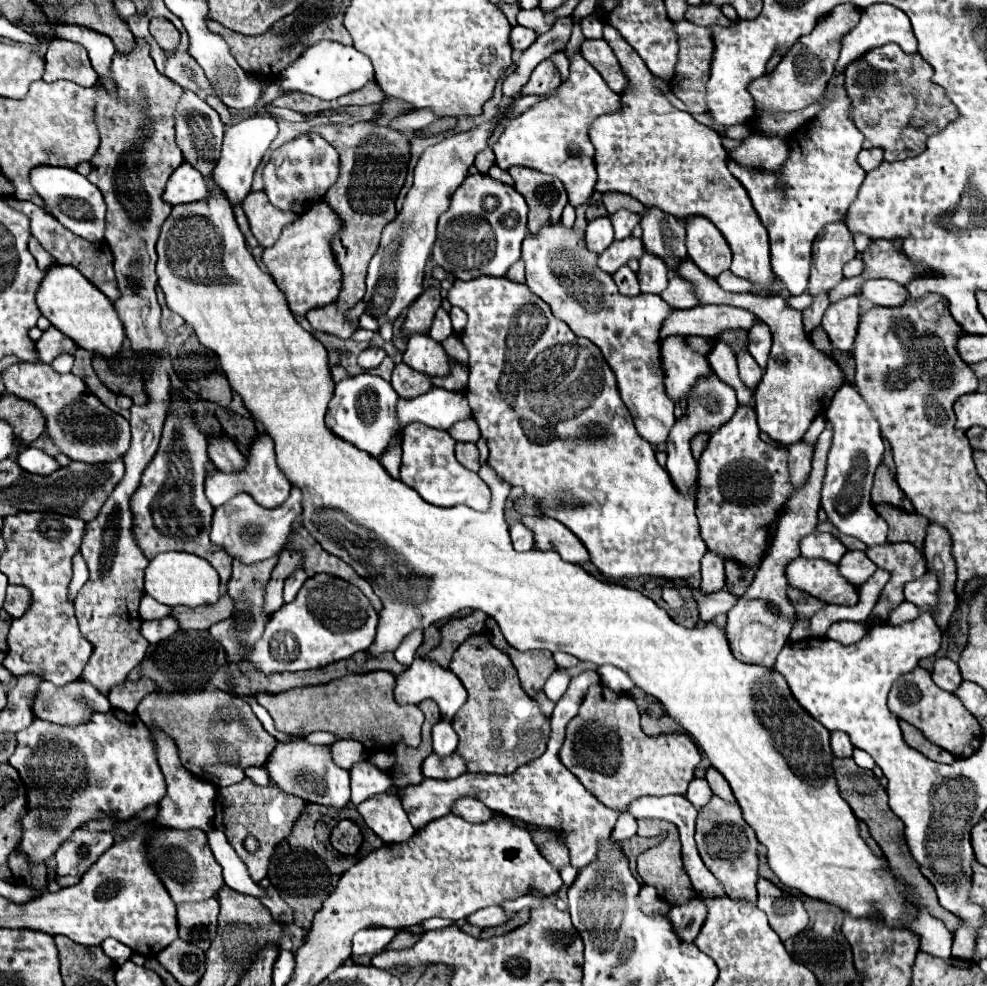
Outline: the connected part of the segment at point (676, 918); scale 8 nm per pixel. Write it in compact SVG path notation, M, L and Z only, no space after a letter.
M693 898L687 904L681 906L673 906L669 910L669 922L673 926L673 932L677 932L677 938L681 942L693 942L703 920L705 920L705 912L707 906L703 900Z

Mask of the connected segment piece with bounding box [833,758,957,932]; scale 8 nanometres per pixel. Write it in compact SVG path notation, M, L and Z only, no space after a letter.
M835 758L833 760L833 770L835 770L835 778L837 778L837 786L841 790L841 796L847 800L853 814L861 822L867 824L871 838L879 844L879 848L883 848L883 854L885 854L885 858L889 858L889 866L893 868L893 872L897 872L897 876L901 876L901 880L905 880L905 884L913 886L913 890L917 892L917 900L921 900L921 904L925 904L925 908L929 908L929 912L933 912L933 916L943 920L945 926L953 932L953 928L957 928L957 920L955 920L955 916L951 912L945 912L945 908L941 908L937 904L937 896L933 896L933 886L929 882L925 882L925 876L921 876L921 872L917 870L917 862L909 856L909 848L907 848L905 838L903 838L903 824L891 812L891 808L887 804L887 792L879 784L875 774L871 770L859 768L853 762L853 758L847 758L847 760Z

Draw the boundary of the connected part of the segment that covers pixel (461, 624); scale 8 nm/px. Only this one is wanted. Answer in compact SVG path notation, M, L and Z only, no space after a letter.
M473 610L469 616L465 618L451 618L443 628L441 628L441 644L431 650L429 654L425 654L425 660L437 662L443 668L449 668L449 660L451 654L463 644L463 640L471 634L479 634L483 630L485 624L485 612L481 610Z

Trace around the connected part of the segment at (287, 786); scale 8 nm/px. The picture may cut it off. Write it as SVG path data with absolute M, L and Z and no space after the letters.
M291 734L291 740L277 740L275 748L261 766L267 770L269 780L277 784L277 788L281 788L287 794L299 796L305 802L343 808L351 798L349 772L333 762L331 746L309 744L303 734Z

